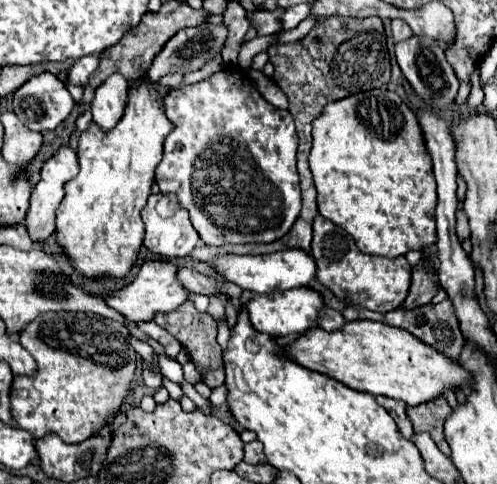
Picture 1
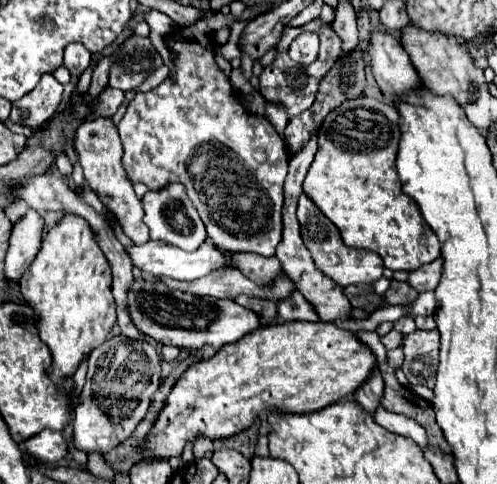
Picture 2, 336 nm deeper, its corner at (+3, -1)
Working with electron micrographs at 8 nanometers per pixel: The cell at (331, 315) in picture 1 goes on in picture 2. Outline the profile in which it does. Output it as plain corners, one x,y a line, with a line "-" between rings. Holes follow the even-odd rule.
233,252
233,260
235,260
235,266
245,276
253,278
253,282
257,282
257,284
269,284
269,280
273,280
277,276
277,272
283,272
281,264
275,256
263,258
263,256
257,256
257,254

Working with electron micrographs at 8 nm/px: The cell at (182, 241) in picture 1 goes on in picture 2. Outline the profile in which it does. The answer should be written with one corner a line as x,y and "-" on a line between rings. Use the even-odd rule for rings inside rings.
167,184
161,190
149,190
143,196
143,206
145,206
143,222
151,230
151,240
169,242
185,250
193,250
207,240
205,224
201,222
197,210
193,208
193,202
187,198
183,184

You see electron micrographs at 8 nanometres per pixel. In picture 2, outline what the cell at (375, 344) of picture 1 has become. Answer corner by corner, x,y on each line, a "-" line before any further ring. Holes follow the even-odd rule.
281,322
281,324
269,324
269,326
263,326
263,328
257,328
255,332
249,332
247,336
243,336
241,340
237,342
231,342
231,344
225,344
223,348
219,348
211,358
203,358
195,364
191,364
175,382
175,386
171,388
171,394
165,398
165,404
159,412
159,416
155,418
153,422
153,428
147,432
145,436
145,442
143,442
143,452
141,456
135,460
135,462
141,462
141,460
169,460
173,456
181,456
183,454
183,448
185,444
193,444
197,438
209,438
209,440
221,440
221,438
231,438
243,430
249,430
255,420
261,416
261,414
267,414
271,410
275,412
281,412
281,414
309,414
309,412
317,412
329,404
335,404
339,400
345,400
345,398
351,398
351,394
355,392
355,388
361,384
361,380
365,380
365,376
369,376
369,372
375,368
375,358
373,354
357,340
357,336
353,332
347,332
347,330
341,330
337,328
333,322

